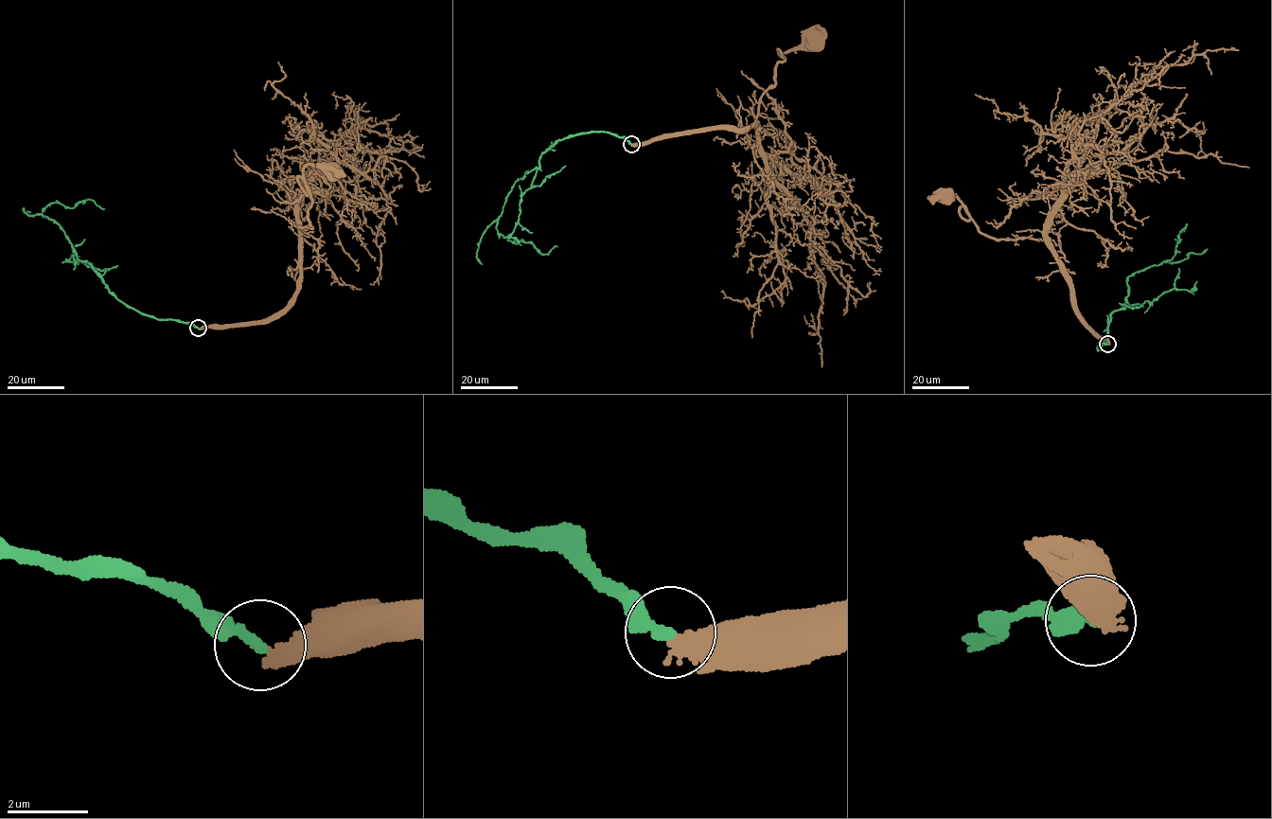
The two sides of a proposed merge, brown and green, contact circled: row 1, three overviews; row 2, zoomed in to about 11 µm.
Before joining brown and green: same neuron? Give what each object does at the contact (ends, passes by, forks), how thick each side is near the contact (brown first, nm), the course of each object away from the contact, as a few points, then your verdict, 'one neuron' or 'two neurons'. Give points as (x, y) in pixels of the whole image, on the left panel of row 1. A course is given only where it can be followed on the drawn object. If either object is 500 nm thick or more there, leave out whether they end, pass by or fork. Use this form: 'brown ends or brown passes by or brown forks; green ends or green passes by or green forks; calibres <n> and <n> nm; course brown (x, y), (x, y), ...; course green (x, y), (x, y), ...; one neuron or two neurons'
brown ends; green ends; calibres 440 and 280 nm; course brown (199, 329), (267, 321), (286, 308), (300, 275), (298, 226), (311, 227), (303, 170), (315, 164), (328, 170); course green (199, 328), (127, 307), (77, 258), (63, 230), (41, 214), (56, 202), (74, 207), (87, 199), (104, 209); two neurons

